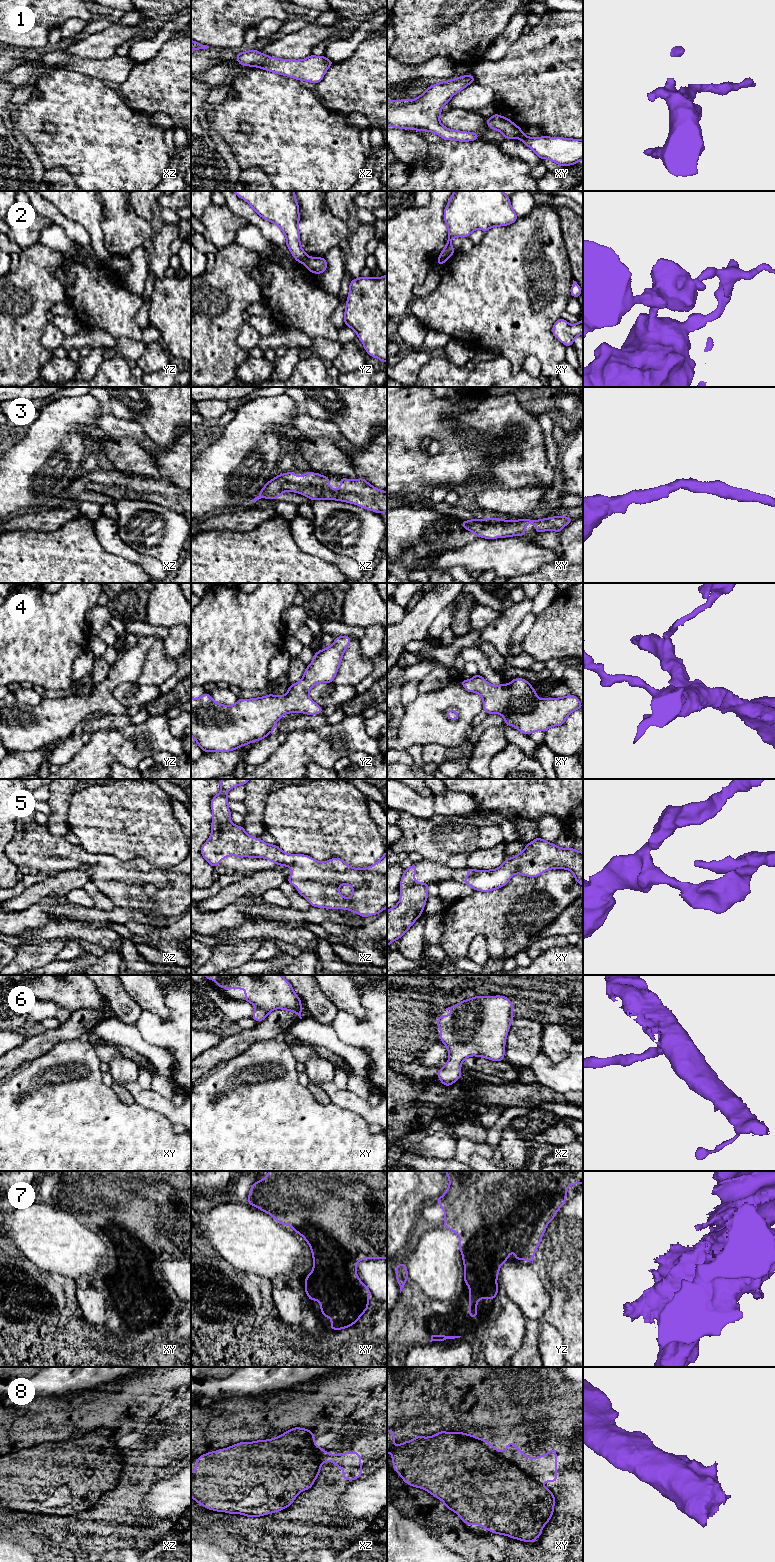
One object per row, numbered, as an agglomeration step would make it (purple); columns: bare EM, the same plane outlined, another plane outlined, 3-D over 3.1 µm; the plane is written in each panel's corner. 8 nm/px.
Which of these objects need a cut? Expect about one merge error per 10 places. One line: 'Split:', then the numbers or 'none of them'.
Split: 2

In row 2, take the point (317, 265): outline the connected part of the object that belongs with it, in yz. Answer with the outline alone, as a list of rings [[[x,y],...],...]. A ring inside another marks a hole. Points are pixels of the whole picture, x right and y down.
[[[308,257],[303,263],[305,267],[312,273],[321,274],[327,269],[327,261],[321,257]]]

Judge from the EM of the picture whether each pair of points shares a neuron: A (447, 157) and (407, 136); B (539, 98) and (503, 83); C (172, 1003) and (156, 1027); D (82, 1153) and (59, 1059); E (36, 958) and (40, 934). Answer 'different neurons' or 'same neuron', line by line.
A: different neurons
B: same neuron
C: same neuron
D: same neuron
E: different neurons

